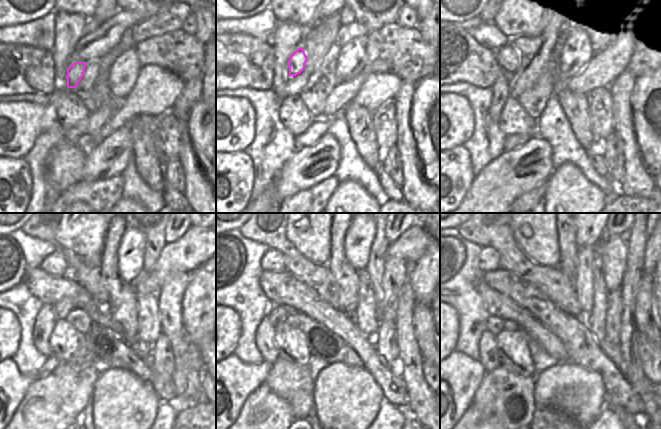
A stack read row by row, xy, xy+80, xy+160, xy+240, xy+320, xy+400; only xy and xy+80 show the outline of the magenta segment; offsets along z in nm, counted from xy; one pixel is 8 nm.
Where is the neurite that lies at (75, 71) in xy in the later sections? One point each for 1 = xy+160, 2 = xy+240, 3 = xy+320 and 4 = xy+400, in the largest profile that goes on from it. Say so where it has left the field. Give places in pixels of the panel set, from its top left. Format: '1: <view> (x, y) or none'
1: xy+160 (508, 56)
2: xy+240 (55, 264)
3: xy+320 (273, 260)
4: xy+400 (489, 258)

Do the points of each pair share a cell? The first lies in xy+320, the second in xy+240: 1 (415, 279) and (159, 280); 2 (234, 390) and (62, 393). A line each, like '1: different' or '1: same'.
1: different
2: different

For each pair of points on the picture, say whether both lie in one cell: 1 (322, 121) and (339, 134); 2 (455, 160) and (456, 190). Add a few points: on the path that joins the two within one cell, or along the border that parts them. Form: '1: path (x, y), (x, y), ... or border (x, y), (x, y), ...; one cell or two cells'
1: border (336, 117), (327, 132); two cells
2: path (455, 167), (455, 183); one cell

